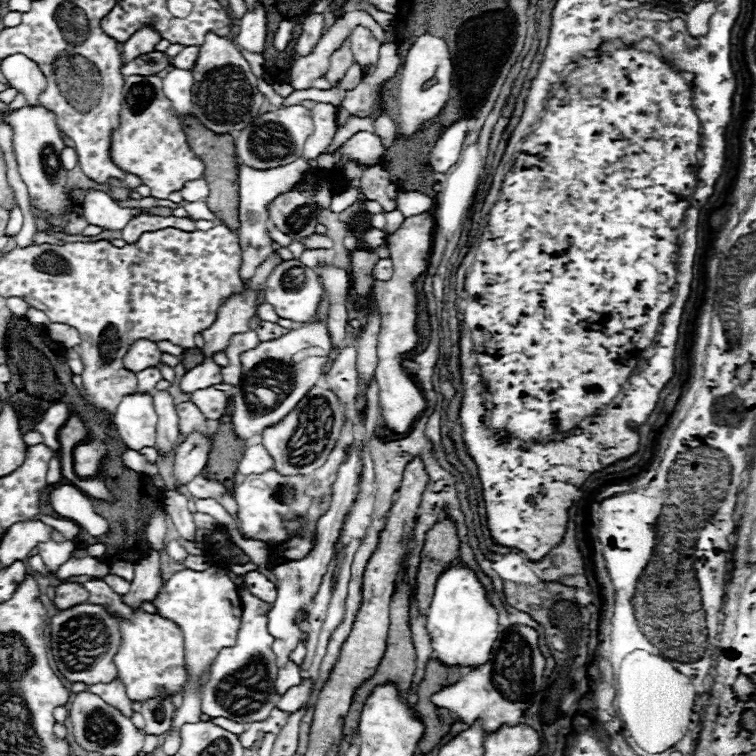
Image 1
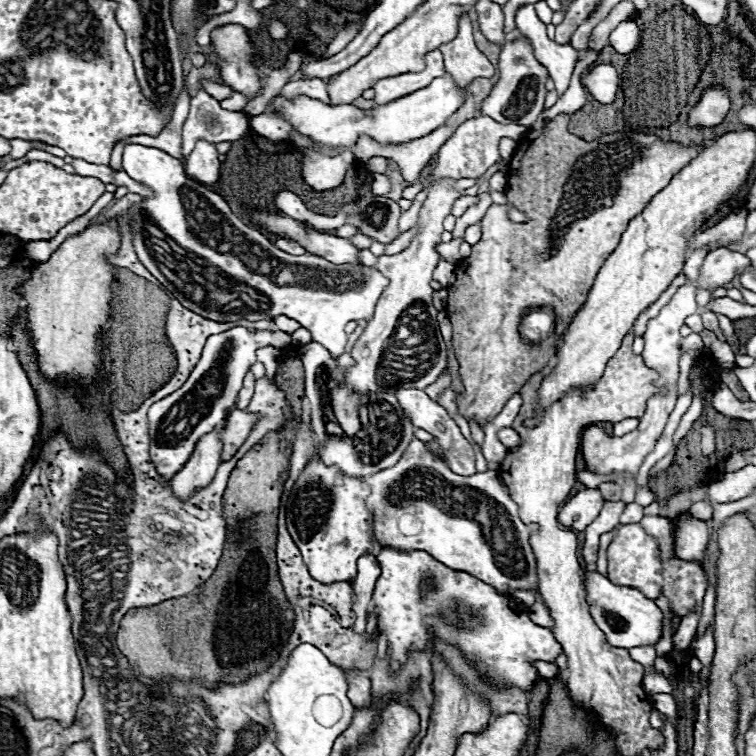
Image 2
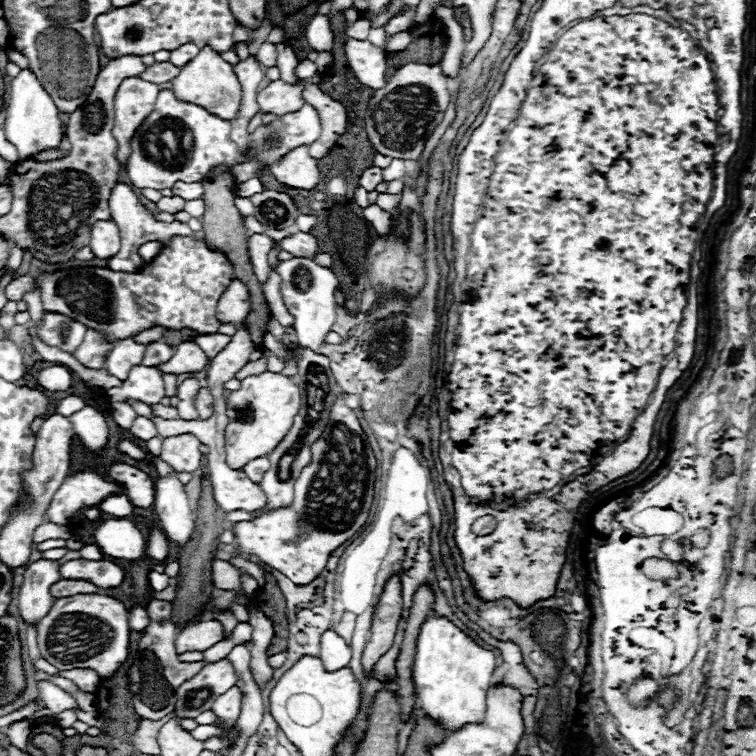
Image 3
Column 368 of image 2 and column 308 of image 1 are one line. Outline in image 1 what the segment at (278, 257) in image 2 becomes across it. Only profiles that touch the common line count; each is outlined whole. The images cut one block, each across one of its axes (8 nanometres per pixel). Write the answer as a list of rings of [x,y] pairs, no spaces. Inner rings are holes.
[[[284,260],[282,264],[278,264],[264,284],[264,302],[270,304],[280,318],[290,318],[294,322],[312,320],[322,302],[322,296],[324,288],[318,280],[318,274],[298,260]]]

